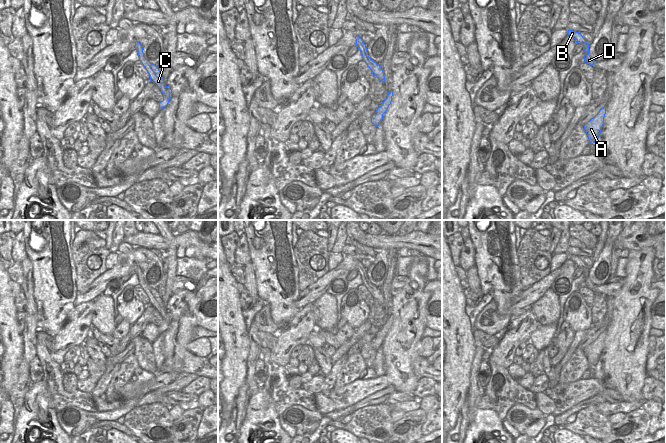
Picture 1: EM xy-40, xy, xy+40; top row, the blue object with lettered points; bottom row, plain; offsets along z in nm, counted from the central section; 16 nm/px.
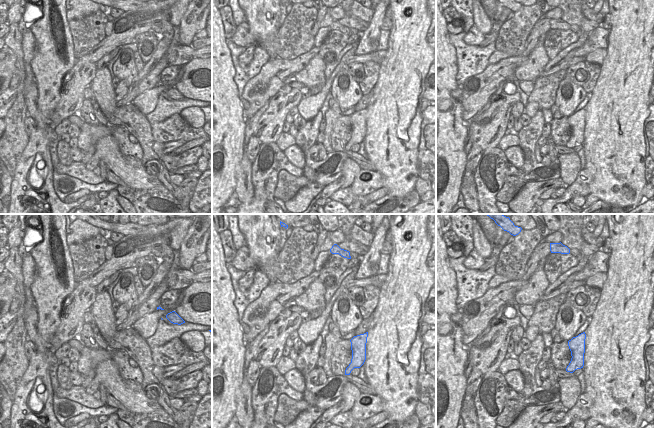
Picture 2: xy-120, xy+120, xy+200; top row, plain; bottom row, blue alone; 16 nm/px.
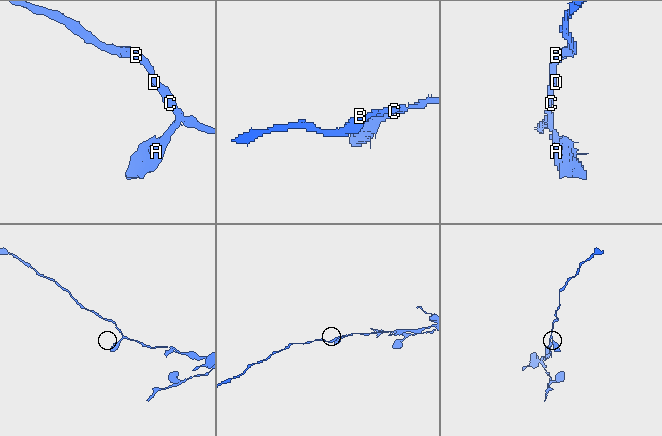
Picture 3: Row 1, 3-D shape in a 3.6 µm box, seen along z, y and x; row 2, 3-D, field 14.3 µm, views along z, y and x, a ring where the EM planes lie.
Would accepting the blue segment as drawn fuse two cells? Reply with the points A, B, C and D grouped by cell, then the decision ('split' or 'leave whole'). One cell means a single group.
A B C D | leave whole

